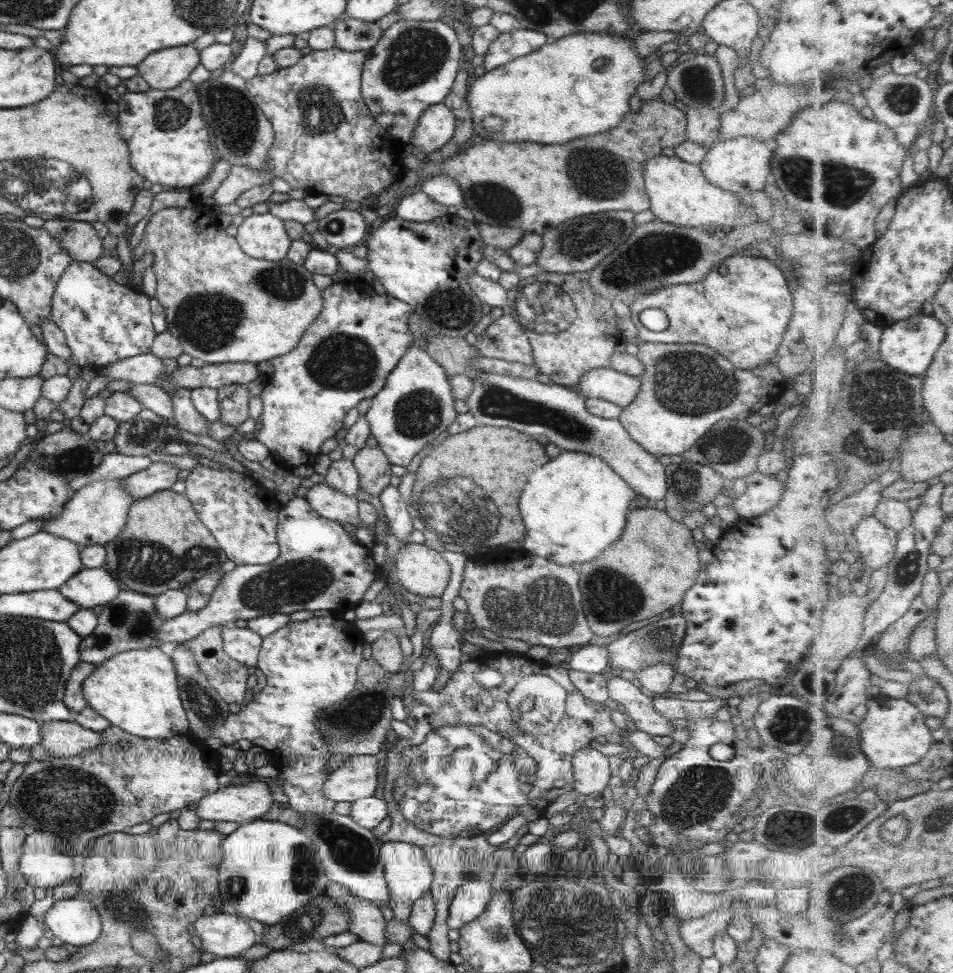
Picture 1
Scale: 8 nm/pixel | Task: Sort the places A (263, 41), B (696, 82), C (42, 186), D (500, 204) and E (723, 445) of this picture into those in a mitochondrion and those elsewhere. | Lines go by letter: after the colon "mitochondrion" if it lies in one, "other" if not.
A: other
B: mitochondrion
C: mitochondrion
D: mitochondrion
E: mitochondrion

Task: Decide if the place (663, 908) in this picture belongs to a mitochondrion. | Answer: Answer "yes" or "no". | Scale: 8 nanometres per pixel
no

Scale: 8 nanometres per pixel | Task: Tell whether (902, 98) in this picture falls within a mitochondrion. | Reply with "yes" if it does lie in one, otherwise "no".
yes

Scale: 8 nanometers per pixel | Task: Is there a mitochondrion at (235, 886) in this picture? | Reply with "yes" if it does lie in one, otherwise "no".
yes

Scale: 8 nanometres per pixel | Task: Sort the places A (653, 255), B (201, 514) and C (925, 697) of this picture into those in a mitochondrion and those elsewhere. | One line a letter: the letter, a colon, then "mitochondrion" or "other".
A: mitochondrion
B: other
C: mitochondrion

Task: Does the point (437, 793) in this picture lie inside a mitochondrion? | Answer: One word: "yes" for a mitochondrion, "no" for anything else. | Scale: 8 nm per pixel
yes

